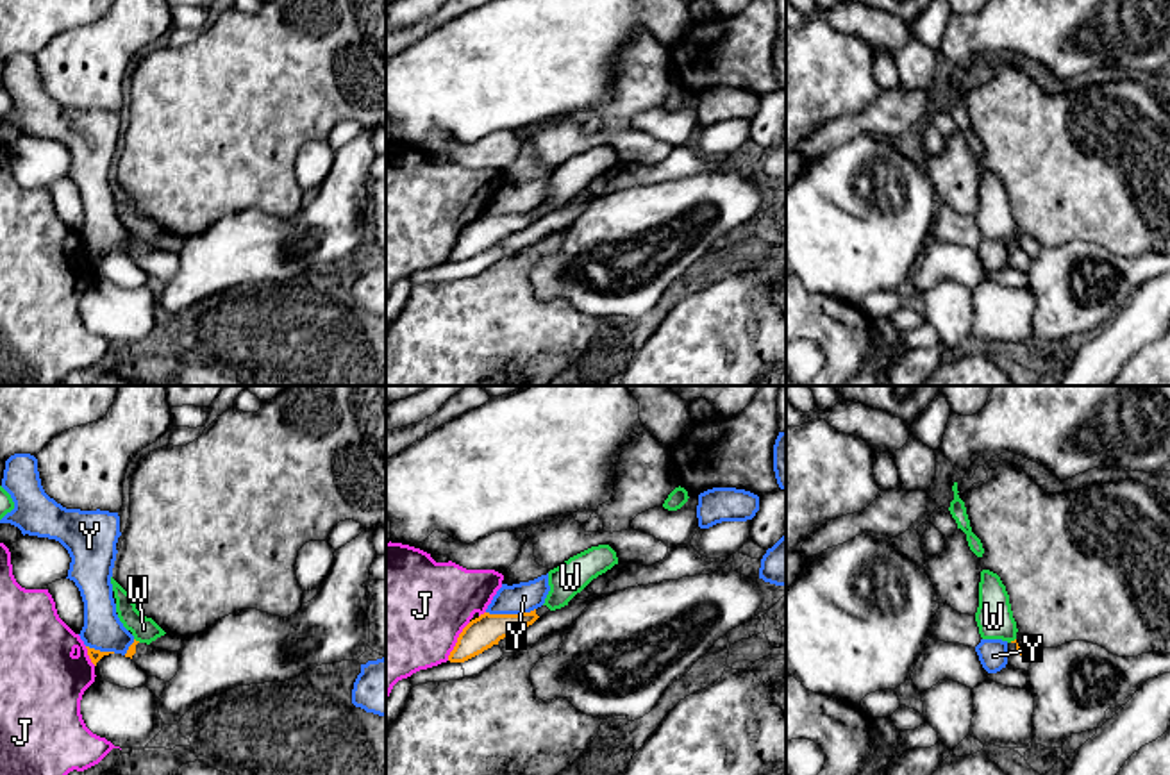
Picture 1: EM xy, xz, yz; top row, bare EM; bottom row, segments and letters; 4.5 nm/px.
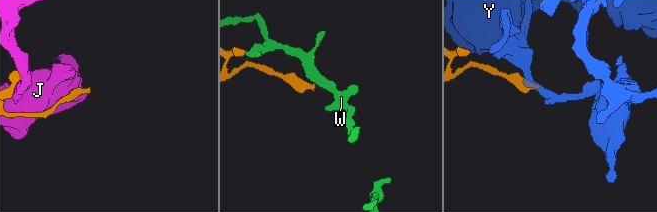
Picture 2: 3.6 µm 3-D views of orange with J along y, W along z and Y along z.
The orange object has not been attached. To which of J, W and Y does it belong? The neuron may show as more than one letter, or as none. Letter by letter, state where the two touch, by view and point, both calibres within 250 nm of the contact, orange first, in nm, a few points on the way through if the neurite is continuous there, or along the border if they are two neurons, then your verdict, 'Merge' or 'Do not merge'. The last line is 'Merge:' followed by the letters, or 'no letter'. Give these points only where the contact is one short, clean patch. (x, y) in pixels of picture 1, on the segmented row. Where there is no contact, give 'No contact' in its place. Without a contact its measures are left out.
J: Touches orange at xz (458, 641). Thickness 150 nm (orange) against 480 nm. Do not merge
W: Touches orange at xy (138, 641). Thickness 40 nm (orange) against 120 nm. Do not merge
Y: Touches orange at xz (509, 615). Thickness 150 nm (orange) against 140 nm. Boundary: xz (534, 608), (524, 613), (486, 613). Do not merge
Merge: no letter

